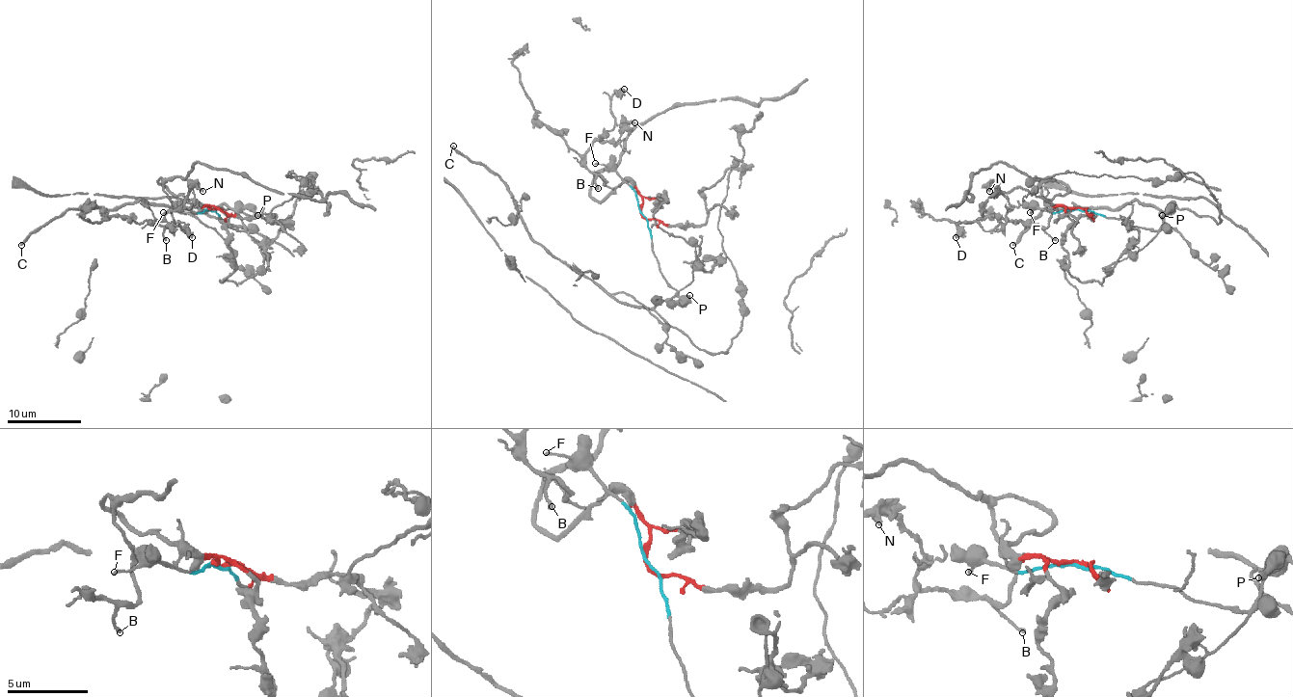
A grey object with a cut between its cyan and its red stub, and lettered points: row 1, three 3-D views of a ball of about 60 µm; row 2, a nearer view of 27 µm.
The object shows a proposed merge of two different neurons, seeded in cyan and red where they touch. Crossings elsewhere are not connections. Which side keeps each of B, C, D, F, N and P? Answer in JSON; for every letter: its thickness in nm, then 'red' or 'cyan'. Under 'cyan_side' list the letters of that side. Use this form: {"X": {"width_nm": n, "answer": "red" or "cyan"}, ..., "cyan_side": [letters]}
{"B": {"width_nm": 220, "answer": "red"}, "C": {"width_nm": 240, "answer": "cyan"}, "D": {"width_nm": 400, "answer": "red"}, "F": {"width_nm": 140, "answer": "cyan"}, "N": {"width_nm": 240, "answer": "red"}, "P": {"width_nm": 320, "answer": "cyan"}, "cyan_side": ["C", "F", "P"]}

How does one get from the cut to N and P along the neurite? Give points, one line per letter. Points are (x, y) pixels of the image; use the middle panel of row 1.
N: (641, 214), (643, 196), (630, 181), (599, 201), (591, 196), (595, 175), (606, 182), (585, 155), (635, 121)
P: (641, 212), (663, 279), (676, 292), (672, 300), (689, 296)

